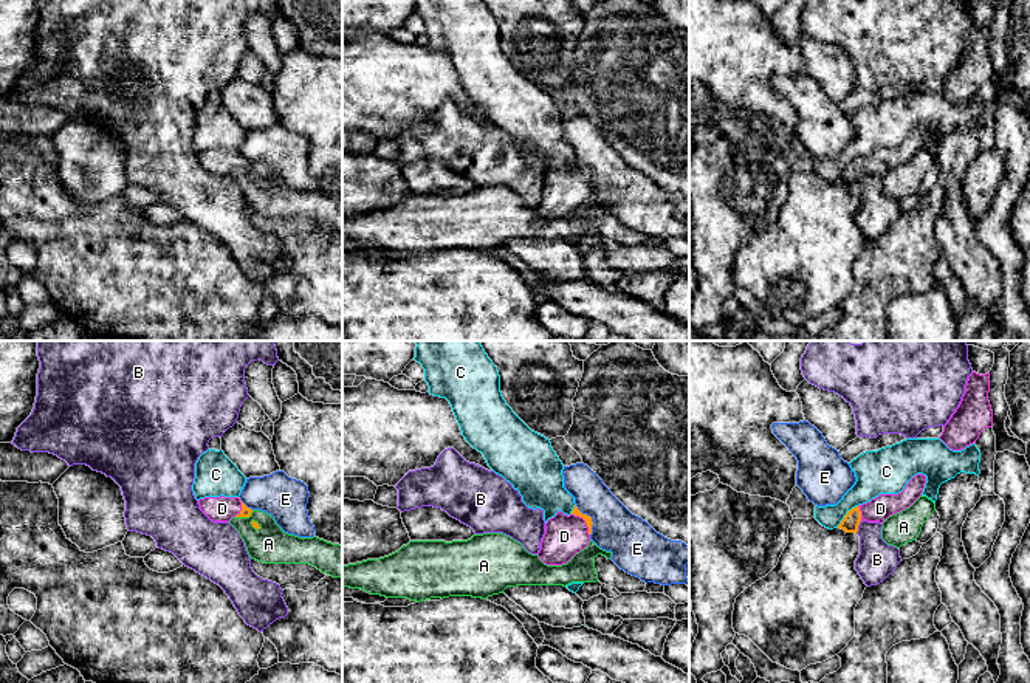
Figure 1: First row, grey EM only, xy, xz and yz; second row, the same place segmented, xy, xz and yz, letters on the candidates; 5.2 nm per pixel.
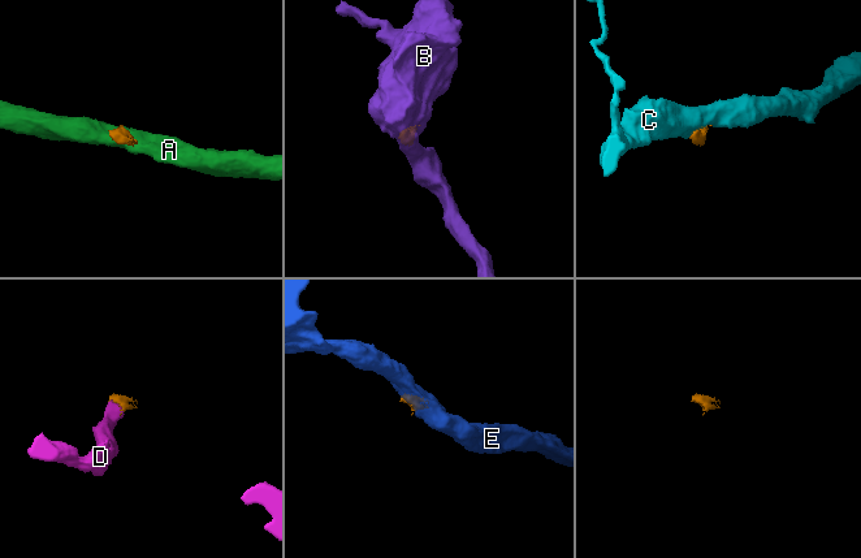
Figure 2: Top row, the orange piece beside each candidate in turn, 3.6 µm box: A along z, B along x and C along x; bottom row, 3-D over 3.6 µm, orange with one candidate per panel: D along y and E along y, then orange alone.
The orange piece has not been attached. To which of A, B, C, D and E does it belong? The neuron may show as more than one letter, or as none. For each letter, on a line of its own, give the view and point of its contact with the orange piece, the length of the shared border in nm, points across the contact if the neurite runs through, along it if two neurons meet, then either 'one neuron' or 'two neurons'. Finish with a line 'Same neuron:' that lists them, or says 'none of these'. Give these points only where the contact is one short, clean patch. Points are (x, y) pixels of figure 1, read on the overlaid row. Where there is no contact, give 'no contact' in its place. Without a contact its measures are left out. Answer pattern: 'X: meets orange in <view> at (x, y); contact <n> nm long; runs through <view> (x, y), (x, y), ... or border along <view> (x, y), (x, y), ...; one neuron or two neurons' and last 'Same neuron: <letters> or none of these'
A: meets orange in xy at (253, 525); contact 70 nm long; border along xy (253, 519), (251, 524), (257, 530); two neurons
B: meets orange in yz at (857, 527); contact 80 nm long; border along yz (861, 521), (855, 533); two neurons
C: meets orange in yz at (846, 514); contact 160 nm long; border along yz (857, 505), (837, 525); two neurons
D: meets orange in xz at (586, 522); contact 150 nm long; runs through xz (575, 511), (586, 522), (564, 536); one neuron
E: meets orange in xz at (590, 519); contact 180 nm long; border along xz (575, 505), (590, 518), (590, 535); two neurons
Same neuron: D

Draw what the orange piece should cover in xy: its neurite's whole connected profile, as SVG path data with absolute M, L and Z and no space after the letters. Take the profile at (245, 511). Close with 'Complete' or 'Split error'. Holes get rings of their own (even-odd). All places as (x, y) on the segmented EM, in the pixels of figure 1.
M204 497L198 500L198 505L214 522L229 522L232 517L249 517L252 513L239 497Z. Split error

